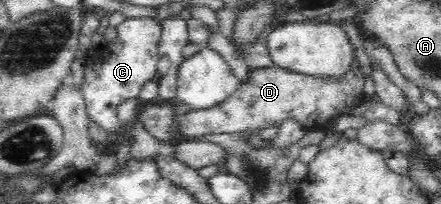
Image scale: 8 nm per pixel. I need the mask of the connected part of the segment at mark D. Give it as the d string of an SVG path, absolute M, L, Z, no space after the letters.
M358 60L341 80L303 76L277 66L249 69L248 73L249 78L241 81L237 91L222 104L176 116L177 133L203 139L207 135L252 132L279 126L287 119L295 119L306 131L325 132L335 117L349 115L365 102L363 90L366 78L359 68Z

